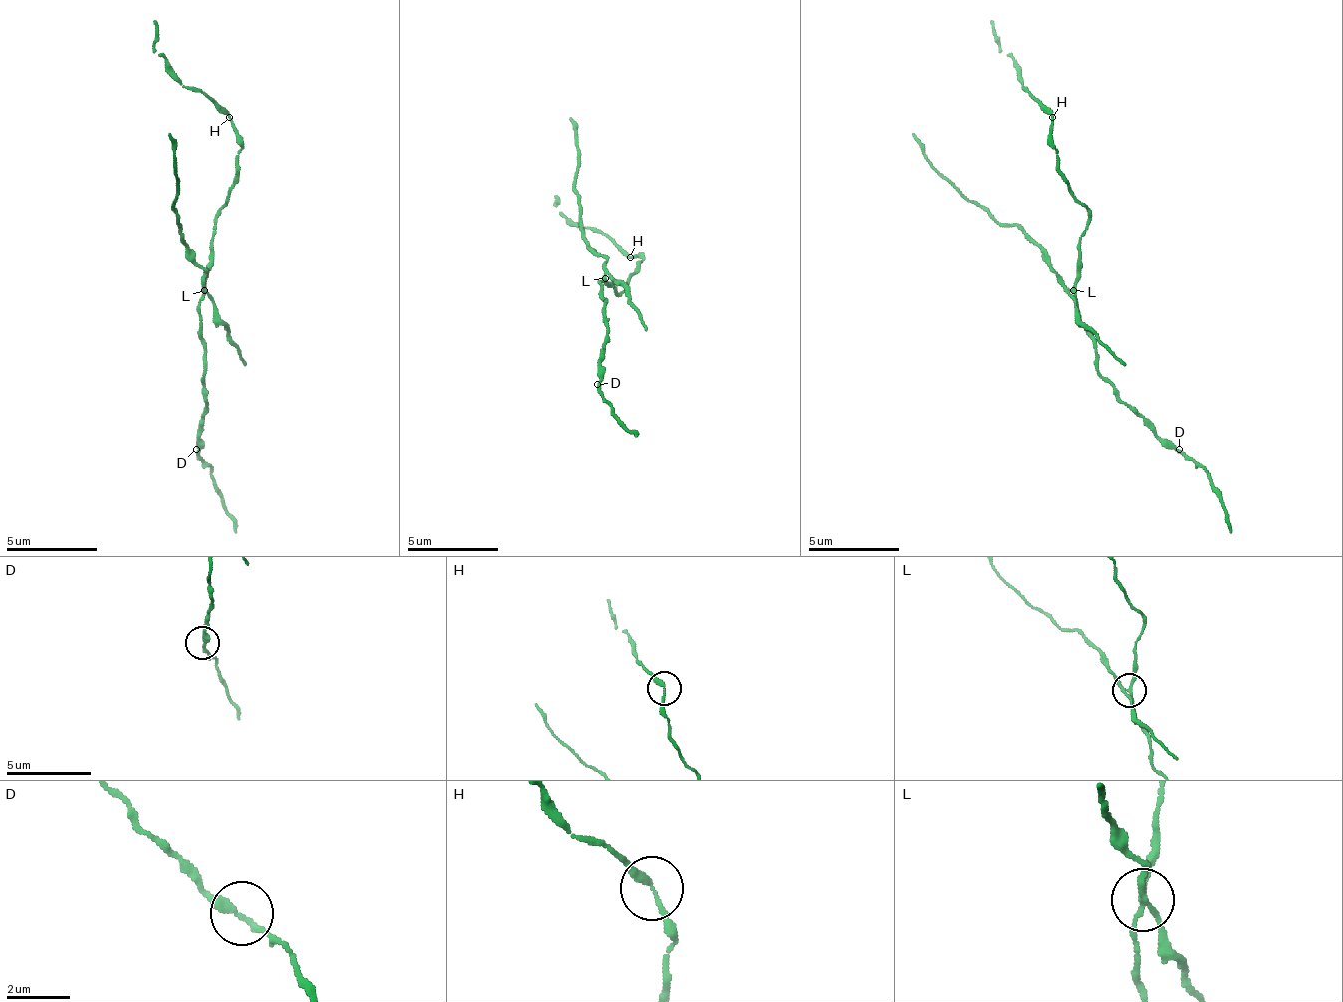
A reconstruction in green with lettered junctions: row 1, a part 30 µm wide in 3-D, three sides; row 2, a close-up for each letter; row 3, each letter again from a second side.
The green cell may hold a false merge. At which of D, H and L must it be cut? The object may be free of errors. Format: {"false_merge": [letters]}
{"false_merge": ["L"]}

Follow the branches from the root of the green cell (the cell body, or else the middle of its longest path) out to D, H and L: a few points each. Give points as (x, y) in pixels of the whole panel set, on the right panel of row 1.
D: (1078, 275), (1074, 298), (1078, 321), (1097, 353), (1097, 371), (1161, 440), (1179, 449)
H: (1078, 275), (1078, 239), (1088, 225), (1088, 211), (1074, 198), (1060, 170), (1060, 157), (1051, 143), (1051, 115)
L: (1078, 275), (1074, 280), (1074, 289)

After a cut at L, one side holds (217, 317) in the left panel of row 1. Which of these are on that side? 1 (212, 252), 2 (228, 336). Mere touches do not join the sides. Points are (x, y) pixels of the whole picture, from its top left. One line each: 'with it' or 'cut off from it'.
1: cut off from it
2: with it

